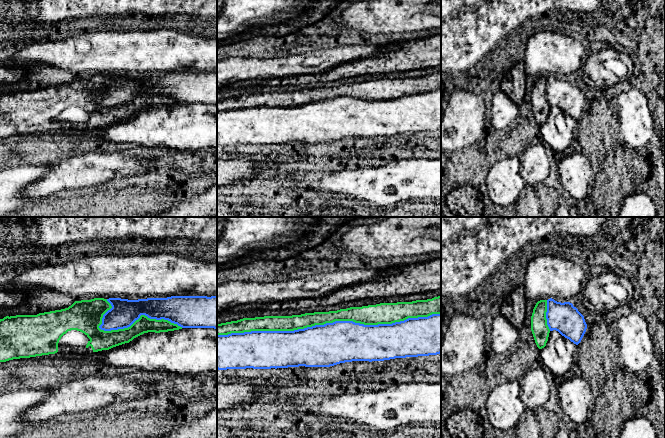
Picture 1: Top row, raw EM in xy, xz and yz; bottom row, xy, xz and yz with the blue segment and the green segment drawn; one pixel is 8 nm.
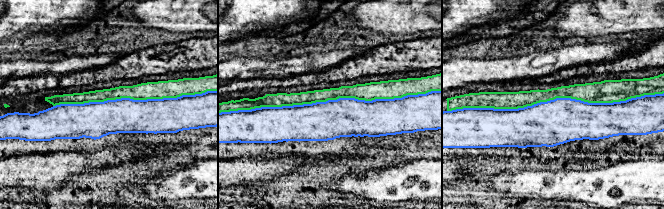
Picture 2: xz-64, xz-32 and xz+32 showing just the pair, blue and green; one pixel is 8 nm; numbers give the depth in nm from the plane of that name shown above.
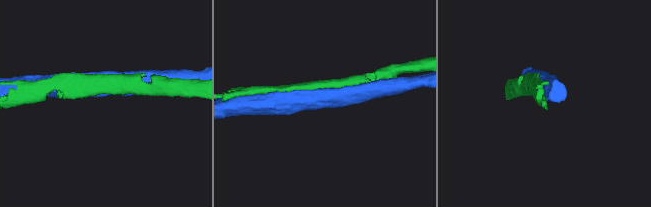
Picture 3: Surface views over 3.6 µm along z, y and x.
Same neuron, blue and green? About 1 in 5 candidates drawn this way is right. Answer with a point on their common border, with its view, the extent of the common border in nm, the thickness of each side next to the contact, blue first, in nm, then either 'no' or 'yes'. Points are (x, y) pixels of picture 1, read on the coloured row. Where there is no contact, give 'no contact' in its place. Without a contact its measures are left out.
contact xz (328, 323); length 1800 nm; calibres 340 and 130 nm; no

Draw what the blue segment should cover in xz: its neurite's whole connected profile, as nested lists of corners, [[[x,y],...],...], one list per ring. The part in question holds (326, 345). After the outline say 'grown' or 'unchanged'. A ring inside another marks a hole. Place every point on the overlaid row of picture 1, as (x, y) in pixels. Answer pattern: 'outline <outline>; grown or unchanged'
outline [[[441,314],[392,324],[335,321],[294,331],[251,331],[217,335],[217,369],[330,367],[352,361],[384,361],[441,353]]]; unchanged

